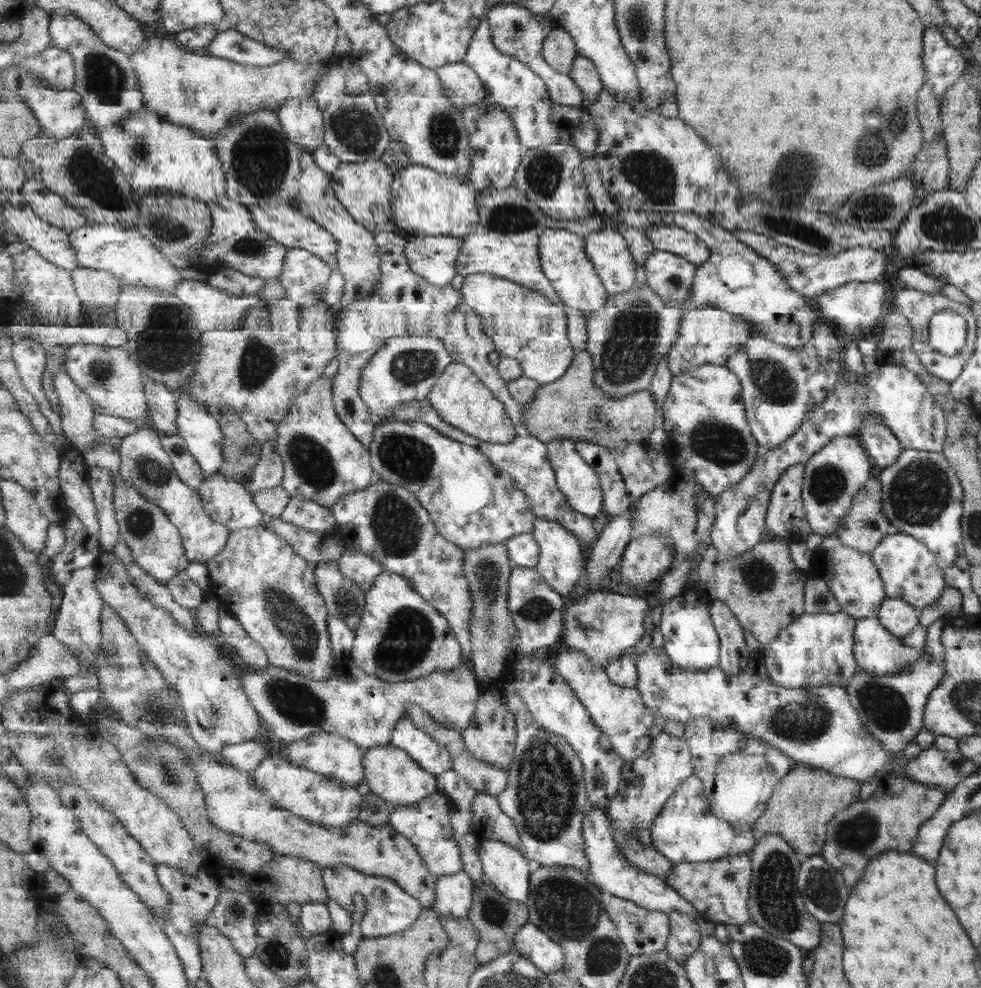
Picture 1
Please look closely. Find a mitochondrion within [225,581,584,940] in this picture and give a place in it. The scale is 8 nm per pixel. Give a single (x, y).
(546, 791)

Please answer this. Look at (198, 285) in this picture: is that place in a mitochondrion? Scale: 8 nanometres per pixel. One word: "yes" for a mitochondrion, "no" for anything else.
no

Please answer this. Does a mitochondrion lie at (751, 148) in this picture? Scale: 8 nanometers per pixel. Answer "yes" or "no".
no

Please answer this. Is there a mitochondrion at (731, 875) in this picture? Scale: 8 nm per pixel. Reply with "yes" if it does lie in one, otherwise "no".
yes

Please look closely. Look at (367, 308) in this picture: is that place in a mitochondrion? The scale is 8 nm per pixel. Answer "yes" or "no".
no

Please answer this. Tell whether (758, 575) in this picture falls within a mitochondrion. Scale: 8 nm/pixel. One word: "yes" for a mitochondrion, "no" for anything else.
yes

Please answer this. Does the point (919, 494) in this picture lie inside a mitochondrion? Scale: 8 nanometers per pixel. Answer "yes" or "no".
yes

